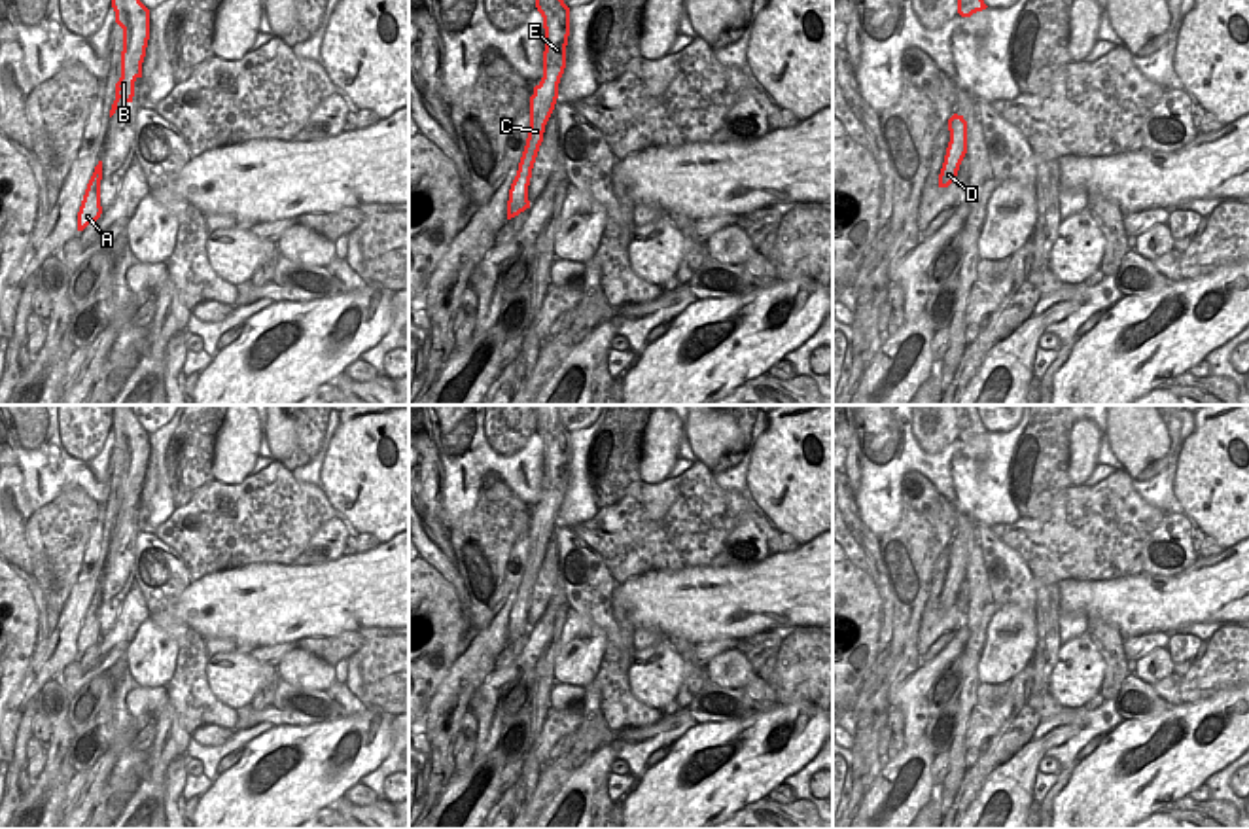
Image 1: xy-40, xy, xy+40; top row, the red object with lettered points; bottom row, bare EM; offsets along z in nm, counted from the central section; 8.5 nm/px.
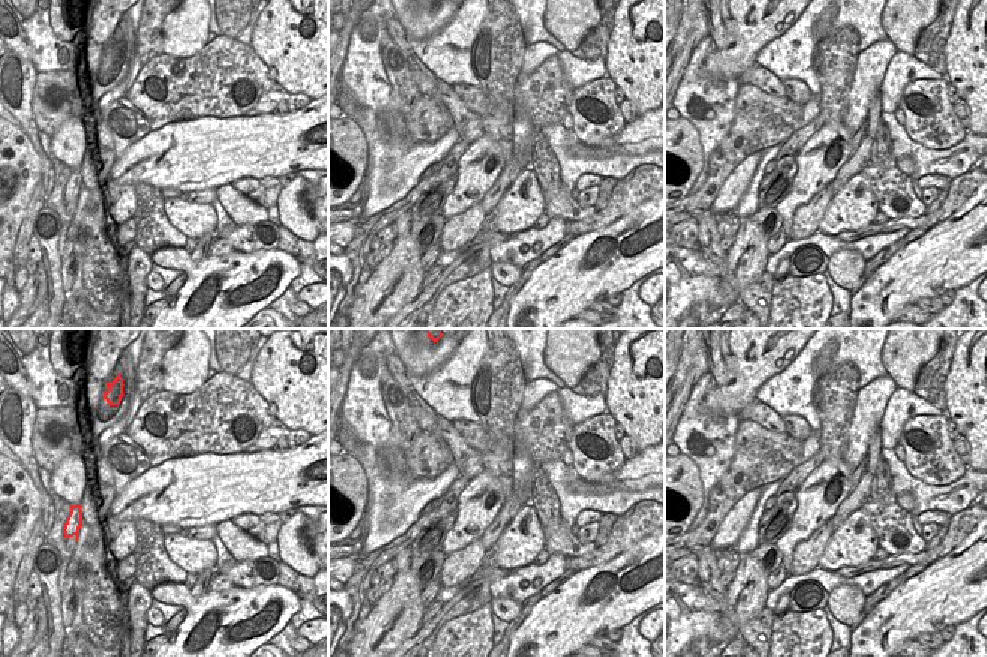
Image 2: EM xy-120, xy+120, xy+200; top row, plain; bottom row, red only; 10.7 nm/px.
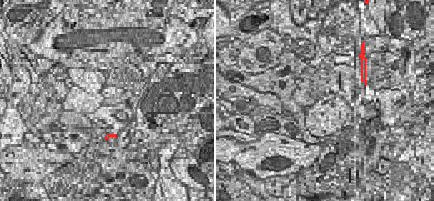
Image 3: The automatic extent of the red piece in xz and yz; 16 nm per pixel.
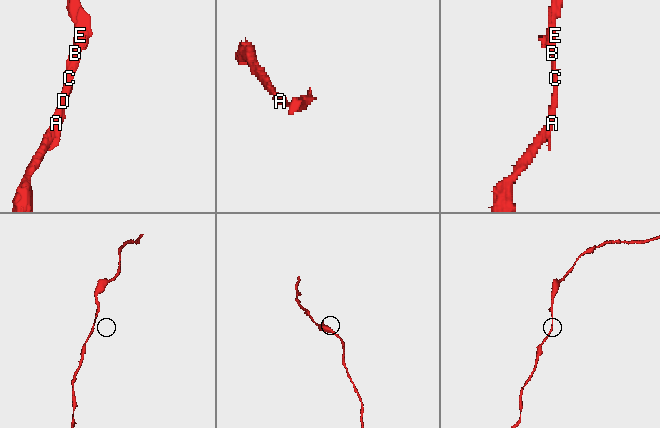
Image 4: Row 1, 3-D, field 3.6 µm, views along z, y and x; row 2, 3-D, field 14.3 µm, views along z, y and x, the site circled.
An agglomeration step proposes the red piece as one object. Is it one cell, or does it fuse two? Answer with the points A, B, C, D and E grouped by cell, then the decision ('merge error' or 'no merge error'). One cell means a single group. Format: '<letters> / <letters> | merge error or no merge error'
A B C D E | no merge error

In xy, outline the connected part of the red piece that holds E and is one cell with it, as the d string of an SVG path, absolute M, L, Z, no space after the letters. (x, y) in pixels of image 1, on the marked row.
M536 0L536 8L543 17L545 28L543 78L530 97L530 129L517 176L509 189L507 220L530 208L528 185L532 168L543 142L545 125L554 110L558 83L566 68L570 8L564 0Z

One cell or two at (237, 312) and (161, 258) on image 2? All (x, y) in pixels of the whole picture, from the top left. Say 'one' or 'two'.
one

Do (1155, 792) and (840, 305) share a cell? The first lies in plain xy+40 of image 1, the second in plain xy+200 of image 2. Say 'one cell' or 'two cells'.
two cells

